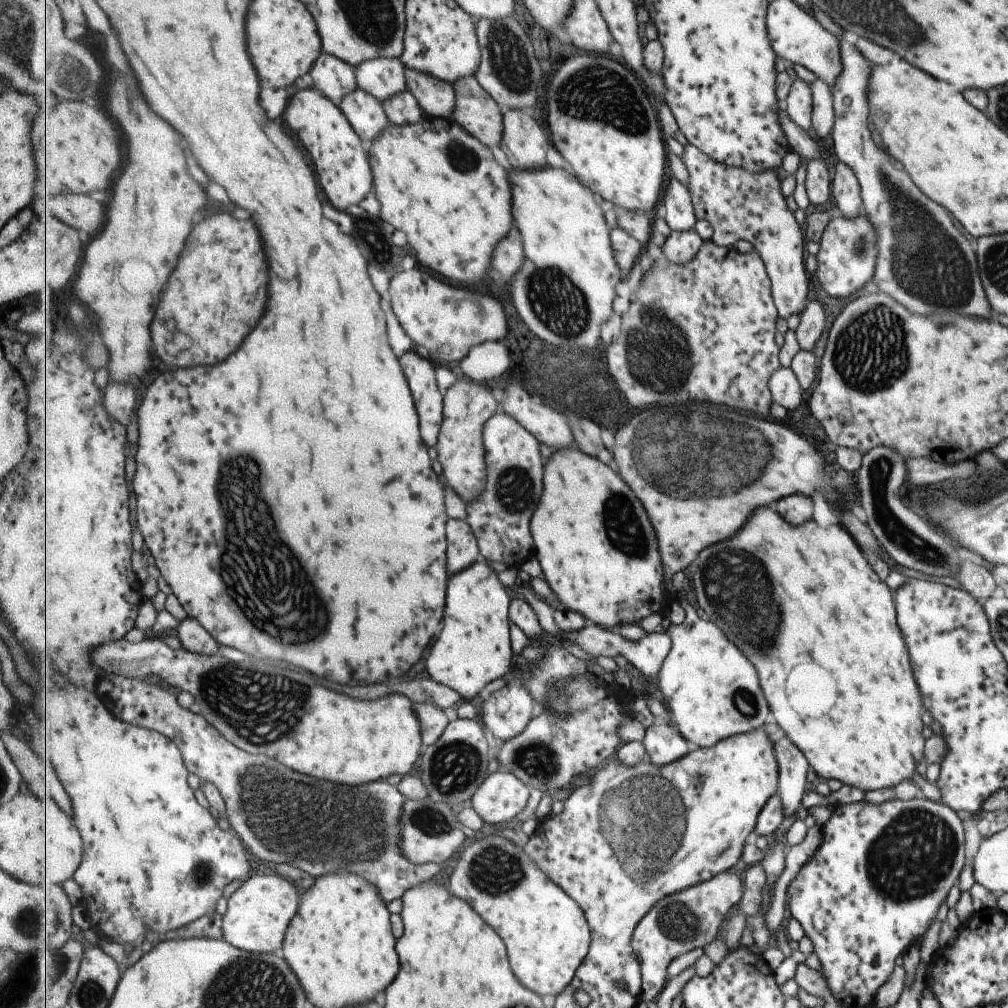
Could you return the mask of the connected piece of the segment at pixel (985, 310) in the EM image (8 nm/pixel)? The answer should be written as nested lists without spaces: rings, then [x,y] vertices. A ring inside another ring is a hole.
[[[849,35],[843,36],[839,41],[839,54],[841,55],[842,69],[835,77],[831,86],[832,109],[834,121],[831,127],[831,142],[837,160],[844,162],[857,175],[858,185],[861,187],[862,214],[874,224],[876,230],[876,256],[872,282],[881,288],[887,296],[895,302],[905,306],[909,312],[915,314],[951,314],[989,319],[991,308],[980,283],[977,272],[974,250],[971,249],[969,240],[957,232],[949,214],[923,196],[917,186],[911,182],[905,170],[893,166],[894,160],[881,148],[877,148],[871,140],[871,133],[867,129],[868,106],[866,103],[866,84],[870,66],[862,54],[851,44]]]

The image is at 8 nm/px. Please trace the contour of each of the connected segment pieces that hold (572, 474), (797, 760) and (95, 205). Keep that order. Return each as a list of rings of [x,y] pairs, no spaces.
[[[577,446],[559,449],[546,462],[542,494],[539,510],[531,523],[534,554],[545,578],[567,610],[576,611],[585,619],[613,630],[621,624],[639,624],[652,614],[668,616],[674,595],[666,588],[658,534],[643,502],[614,467],[609,468],[598,456],[584,453]]]
[[[785,735],[774,742],[775,754],[780,766],[779,794],[784,802],[786,816],[799,810],[803,802],[803,789],[807,783],[805,774],[809,768],[803,751]]]
[[[58,194],[33,198],[33,212],[39,217],[57,217],[65,224],[95,234],[105,222],[105,208],[87,194]]]

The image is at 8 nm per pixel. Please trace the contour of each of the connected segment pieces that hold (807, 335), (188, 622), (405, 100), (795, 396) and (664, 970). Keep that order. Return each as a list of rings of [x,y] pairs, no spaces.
[[[807,301],[800,316],[800,322],[795,330],[800,348],[811,351],[821,332],[825,328],[825,316],[819,301]]]
[[[191,617],[180,623],[180,630],[176,630],[176,636],[184,649],[194,653],[214,655],[219,650],[219,642],[197,619]]]
[[[411,91],[400,92],[382,102],[391,124],[406,125],[419,122],[426,116]]]
[[[792,367],[779,369],[771,377],[770,389],[774,402],[783,406],[785,409],[790,411],[801,406],[803,389]]]
[[[722,872],[710,881],[699,883],[663,898],[639,921],[632,941],[642,968],[642,1000],[655,1001],[670,979],[668,969],[676,959],[695,949],[705,950],[723,934],[723,920],[743,900],[744,885],[733,872]]]

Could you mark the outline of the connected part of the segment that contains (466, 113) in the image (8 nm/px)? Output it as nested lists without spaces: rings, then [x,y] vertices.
[[[475,75],[463,77],[452,85],[456,94],[453,119],[485,146],[500,146],[504,135],[500,104],[479,84]]]

